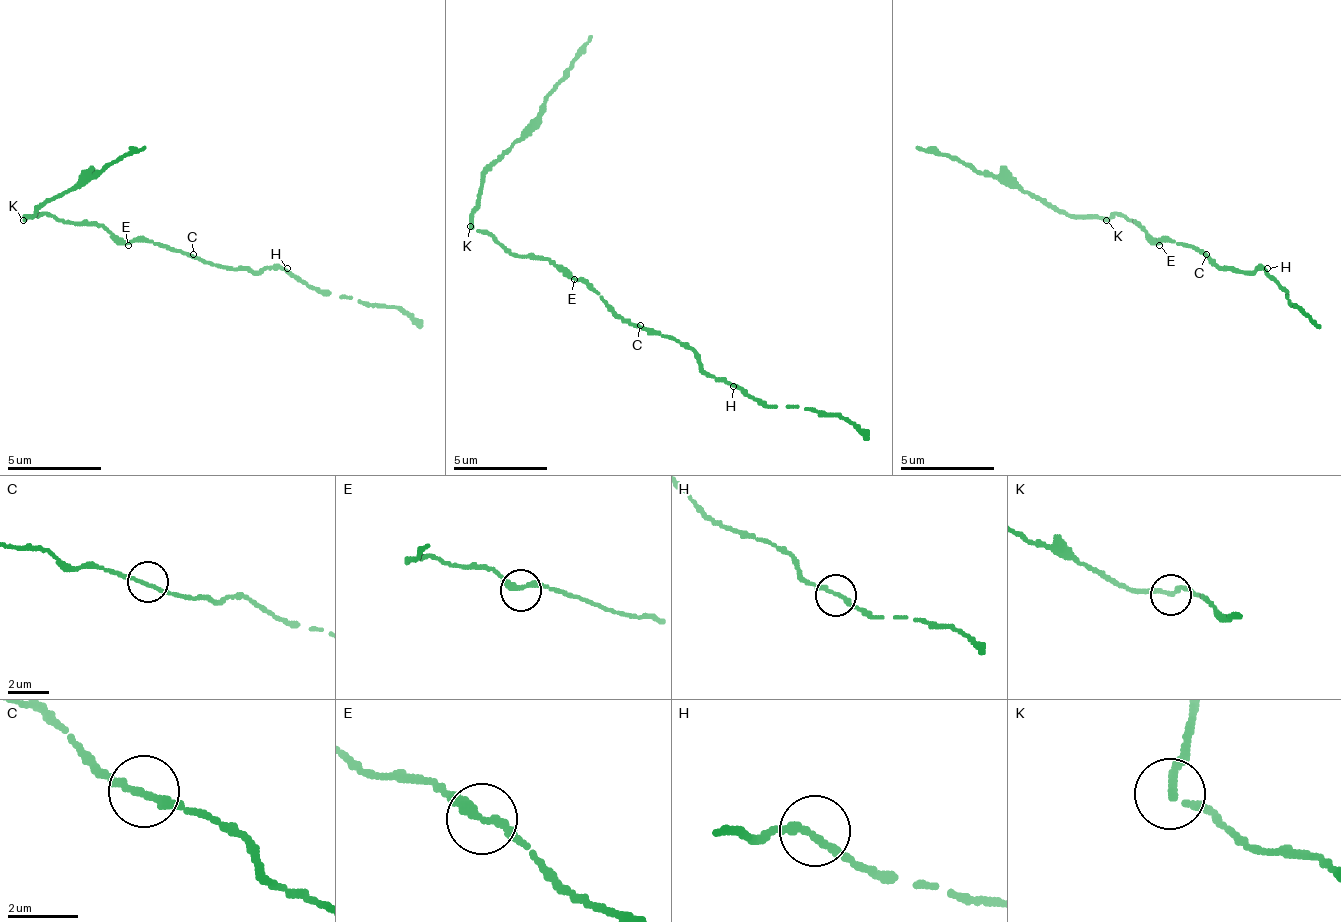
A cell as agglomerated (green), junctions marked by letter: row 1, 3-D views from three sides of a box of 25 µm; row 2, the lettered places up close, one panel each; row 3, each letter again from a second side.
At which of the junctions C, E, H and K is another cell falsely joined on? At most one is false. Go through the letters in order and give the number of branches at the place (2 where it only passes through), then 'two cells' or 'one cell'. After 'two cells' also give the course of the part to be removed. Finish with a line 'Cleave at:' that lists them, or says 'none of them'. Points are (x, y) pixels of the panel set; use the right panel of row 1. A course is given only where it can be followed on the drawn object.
C: branches 2; one cell
E: branches 2; one cell
H: branches 2; one cell
K: branches 2; two cells; course (1107, 221), (1047, 207), (1014, 184), (915, 146)
Cleave at: K

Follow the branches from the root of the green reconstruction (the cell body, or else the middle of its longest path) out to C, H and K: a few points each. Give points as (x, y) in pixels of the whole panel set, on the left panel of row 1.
C: (128, 240), (151, 240), (156, 245), (170, 245), (184, 254), (193, 254)
H: (128, 240), (151, 240), (156, 245), (170, 245), (207, 263), (245, 268), (249, 273), (287, 268)
K: (128, 240), (118, 240), (99, 226), (90, 226), (85, 221), (57, 221), (53, 216), (29, 216), (24, 221)

